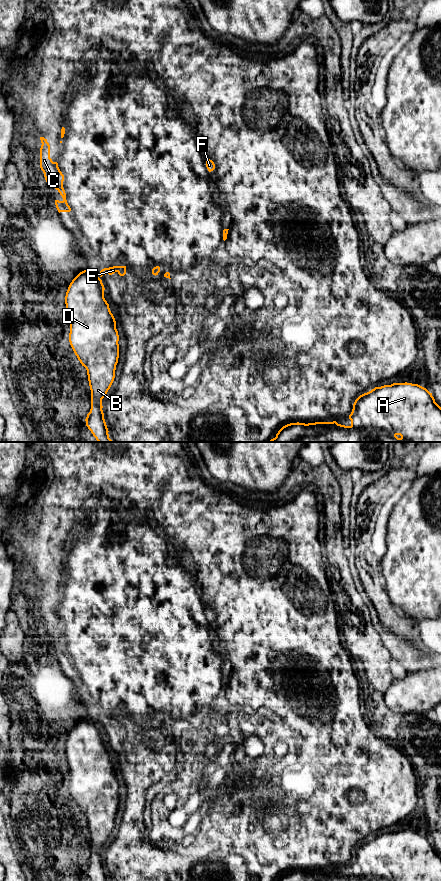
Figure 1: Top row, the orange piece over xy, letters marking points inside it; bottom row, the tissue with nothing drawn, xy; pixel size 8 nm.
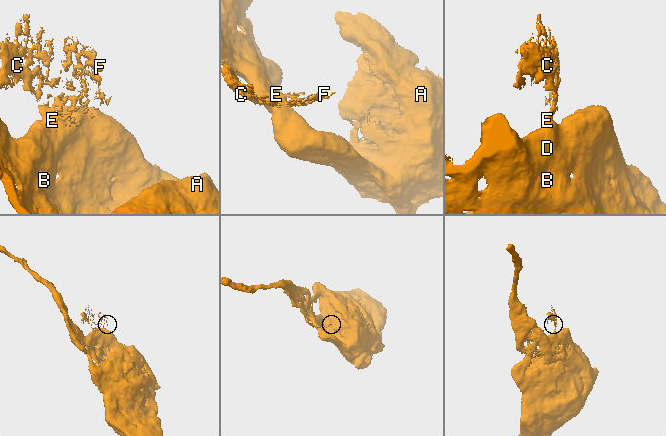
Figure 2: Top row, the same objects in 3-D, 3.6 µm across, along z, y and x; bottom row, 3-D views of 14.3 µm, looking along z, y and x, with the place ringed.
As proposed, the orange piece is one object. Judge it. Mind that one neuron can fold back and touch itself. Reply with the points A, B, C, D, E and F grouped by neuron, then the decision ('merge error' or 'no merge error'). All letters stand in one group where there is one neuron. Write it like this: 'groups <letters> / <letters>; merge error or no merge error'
groups A B D / C E F; merge error

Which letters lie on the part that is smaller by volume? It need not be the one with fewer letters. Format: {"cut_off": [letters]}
{"cut_off": ["C", "E", "F"]}

